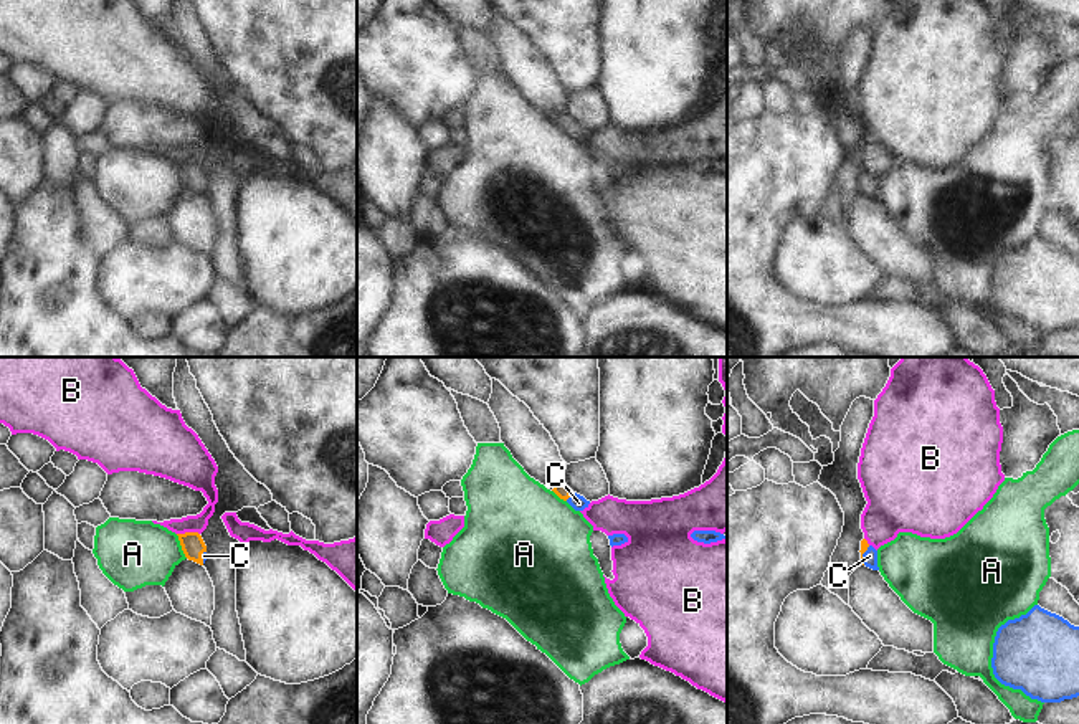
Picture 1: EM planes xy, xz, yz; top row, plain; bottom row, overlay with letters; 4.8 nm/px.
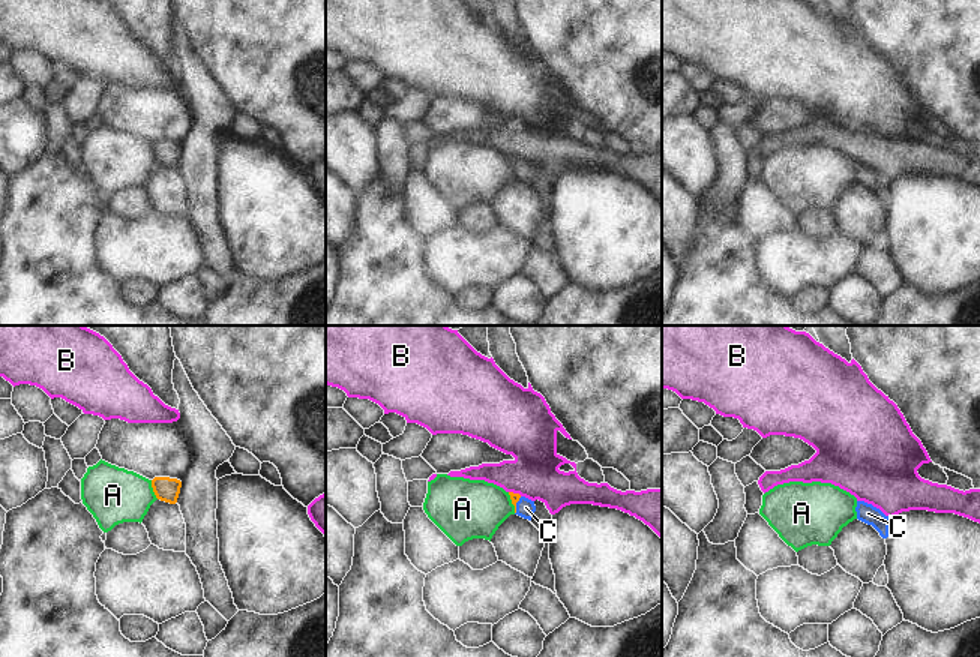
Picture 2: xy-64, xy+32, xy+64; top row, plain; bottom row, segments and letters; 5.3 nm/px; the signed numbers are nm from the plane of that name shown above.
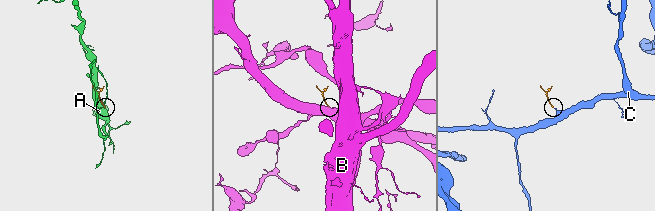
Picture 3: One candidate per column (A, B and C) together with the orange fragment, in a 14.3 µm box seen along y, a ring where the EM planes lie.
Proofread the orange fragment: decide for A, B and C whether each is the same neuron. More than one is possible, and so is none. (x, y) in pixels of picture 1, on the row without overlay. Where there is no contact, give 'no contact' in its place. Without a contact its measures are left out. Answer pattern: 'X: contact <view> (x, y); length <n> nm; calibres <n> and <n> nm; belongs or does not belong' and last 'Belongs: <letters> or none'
A: contact xy (180, 174); length 130 nm; calibres 110 and 320 nm; does not belong
B: contact xy (187, 162); length 110 nm; calibres 110 and 90 nm; does not belong
C: contact xz (569, 126); length 60 nm; calibres 70 and 80 nm; belongs
Belongs: C

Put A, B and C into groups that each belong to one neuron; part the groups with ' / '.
A / B / C

